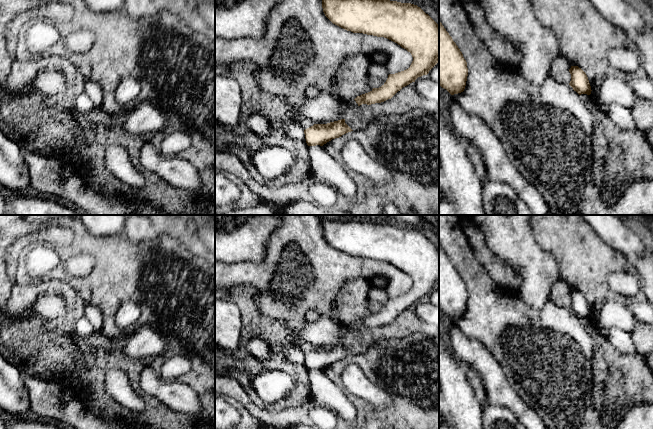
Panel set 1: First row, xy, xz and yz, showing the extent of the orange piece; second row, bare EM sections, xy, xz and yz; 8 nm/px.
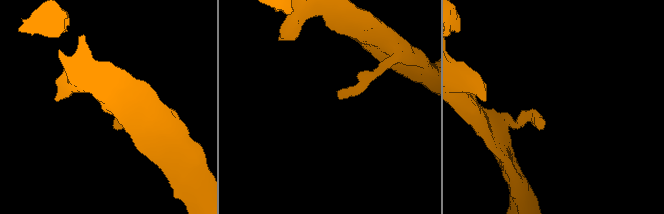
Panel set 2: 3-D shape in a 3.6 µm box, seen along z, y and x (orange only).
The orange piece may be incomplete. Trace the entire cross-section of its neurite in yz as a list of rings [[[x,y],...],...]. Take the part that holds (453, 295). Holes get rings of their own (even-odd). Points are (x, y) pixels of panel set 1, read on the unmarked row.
[[[439,243],[439,310],[451,319],[461,317],[467,300],[467,286]]]

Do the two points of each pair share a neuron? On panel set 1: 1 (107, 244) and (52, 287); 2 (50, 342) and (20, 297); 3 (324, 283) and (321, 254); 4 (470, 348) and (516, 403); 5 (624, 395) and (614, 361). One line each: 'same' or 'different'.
1: different
2: same
3: same
4: same
5: same

